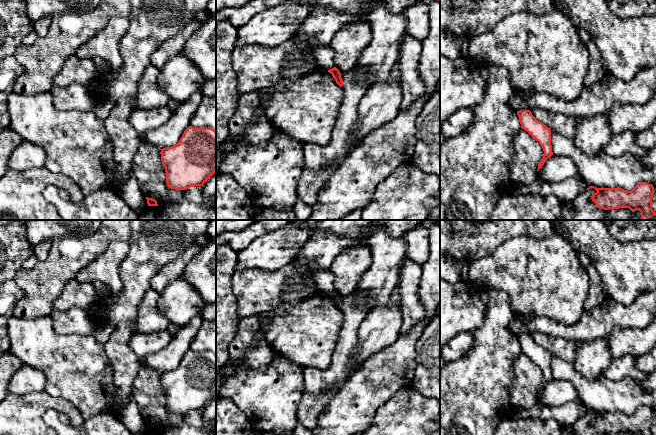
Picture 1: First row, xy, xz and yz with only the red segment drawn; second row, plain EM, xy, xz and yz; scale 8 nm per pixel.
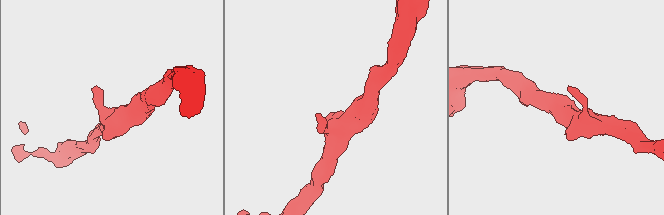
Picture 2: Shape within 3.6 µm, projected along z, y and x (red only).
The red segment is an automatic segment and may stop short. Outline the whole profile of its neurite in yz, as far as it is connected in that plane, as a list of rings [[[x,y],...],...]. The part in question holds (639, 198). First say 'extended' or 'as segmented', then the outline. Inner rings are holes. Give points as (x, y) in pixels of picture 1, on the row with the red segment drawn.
as segmented | [[[646,182],[638,183],[631,191],[622,188],[597,188],[594,186],[590,186],[586,190],[590,188],[594,188],[597,191],[592,193],[591,199],[601,209],[629,208],[632,212],[639,210],[642,220],[656,220],[656,213],[652,209],[652,197],[654,194],[652,184]]]

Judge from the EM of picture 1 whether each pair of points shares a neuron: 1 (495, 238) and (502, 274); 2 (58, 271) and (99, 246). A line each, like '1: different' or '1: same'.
1: different
2: same

